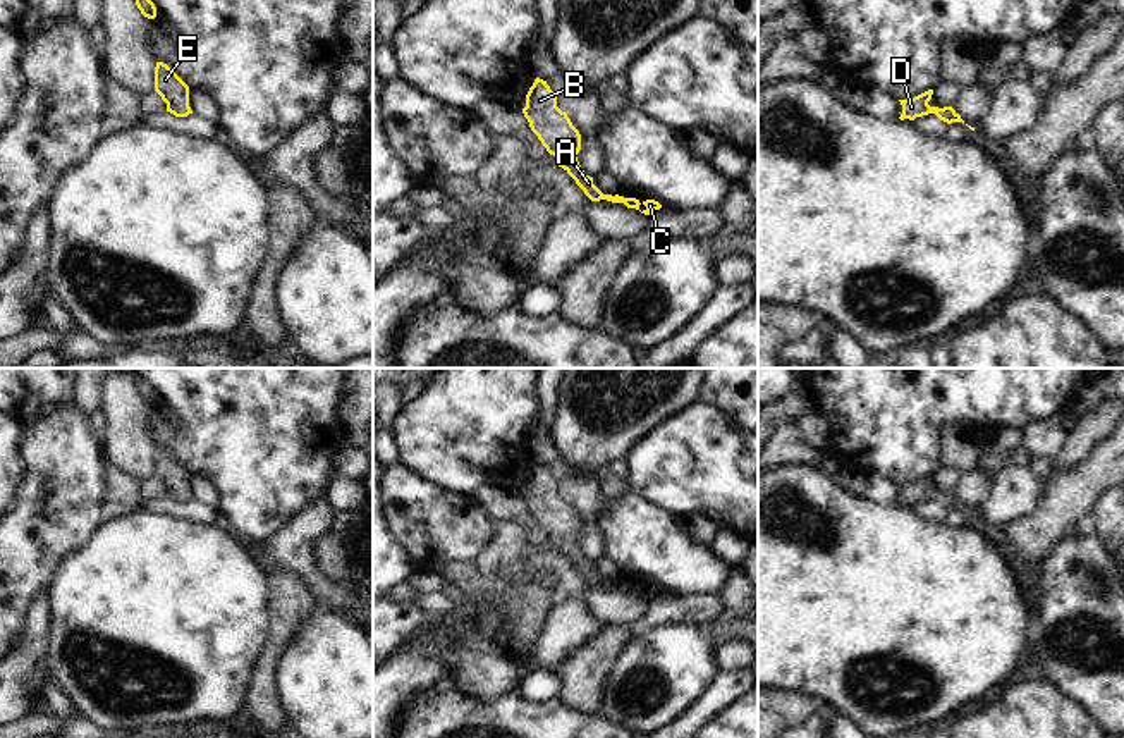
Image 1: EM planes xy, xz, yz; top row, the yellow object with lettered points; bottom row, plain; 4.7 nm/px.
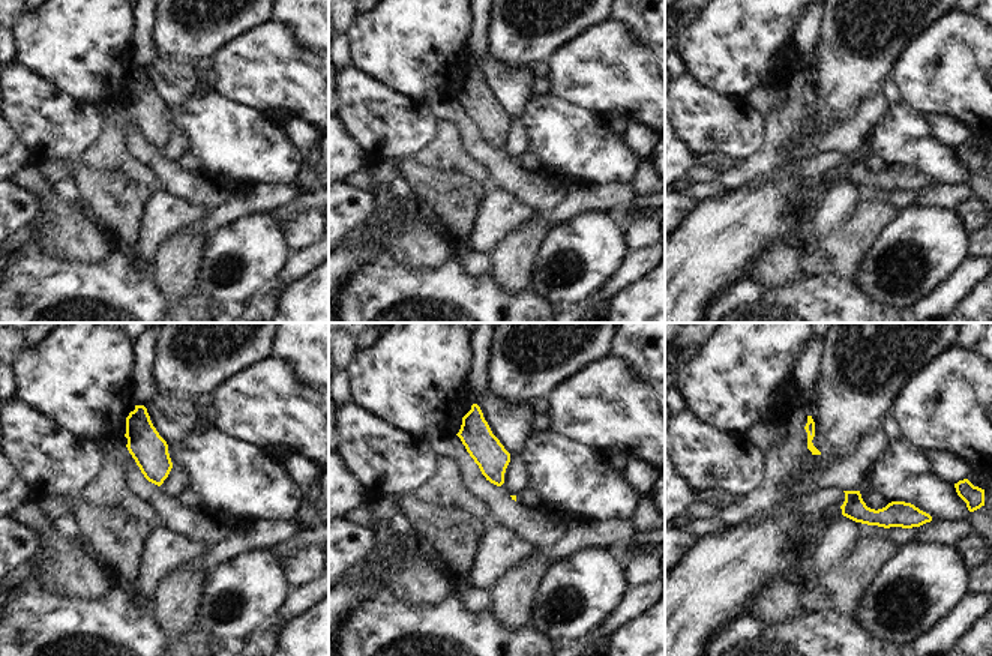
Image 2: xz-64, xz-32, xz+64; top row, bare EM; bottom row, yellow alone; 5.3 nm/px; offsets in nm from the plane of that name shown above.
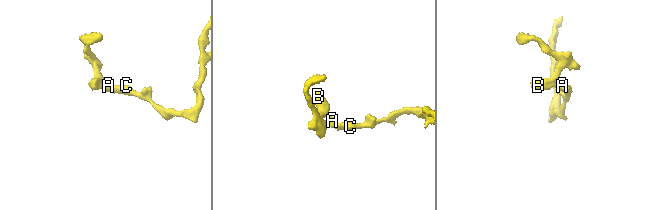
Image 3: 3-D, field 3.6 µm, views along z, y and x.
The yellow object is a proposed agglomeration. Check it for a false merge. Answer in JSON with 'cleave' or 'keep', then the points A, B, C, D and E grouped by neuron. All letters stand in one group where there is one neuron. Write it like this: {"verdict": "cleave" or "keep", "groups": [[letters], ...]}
{"verdict": "keep", "groups": [["A", "B", "C", "D", "E"]]}

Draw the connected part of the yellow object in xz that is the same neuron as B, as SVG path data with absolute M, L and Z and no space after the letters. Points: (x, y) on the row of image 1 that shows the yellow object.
M536 77L526 95L524 117L531 131L538 136L550 155L555 157L557 165L562 167L576 184L584 191L591 201L607 200L612 203L624 203L627 208L639 210L641 201L636 198L603 194L595 184L593 177L586 175L577 162L581 150L581 134L572 126L565 112L557 107L557 96L547 81Z

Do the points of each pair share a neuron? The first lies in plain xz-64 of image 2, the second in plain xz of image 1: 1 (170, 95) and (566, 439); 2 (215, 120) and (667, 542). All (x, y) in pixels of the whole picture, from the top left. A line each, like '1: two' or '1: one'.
1: two
2: one

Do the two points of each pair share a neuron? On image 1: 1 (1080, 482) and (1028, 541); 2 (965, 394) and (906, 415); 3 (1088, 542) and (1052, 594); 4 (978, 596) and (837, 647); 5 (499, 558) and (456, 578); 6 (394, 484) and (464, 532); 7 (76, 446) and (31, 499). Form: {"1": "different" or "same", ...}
{"1": "same", "2": "same", "3": "same", "4": "same", "5": "different", "6": "same", "7": "same"}

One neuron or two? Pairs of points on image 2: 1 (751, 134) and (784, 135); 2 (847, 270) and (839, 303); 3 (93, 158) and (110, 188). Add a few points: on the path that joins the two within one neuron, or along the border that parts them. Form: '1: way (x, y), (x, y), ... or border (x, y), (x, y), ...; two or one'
1: border (763, 117), (764, 143); two
2: border (829, 272), (853, 282); two
3: border (77, 159), (95, 170), (120, 171), (135, 180); two

